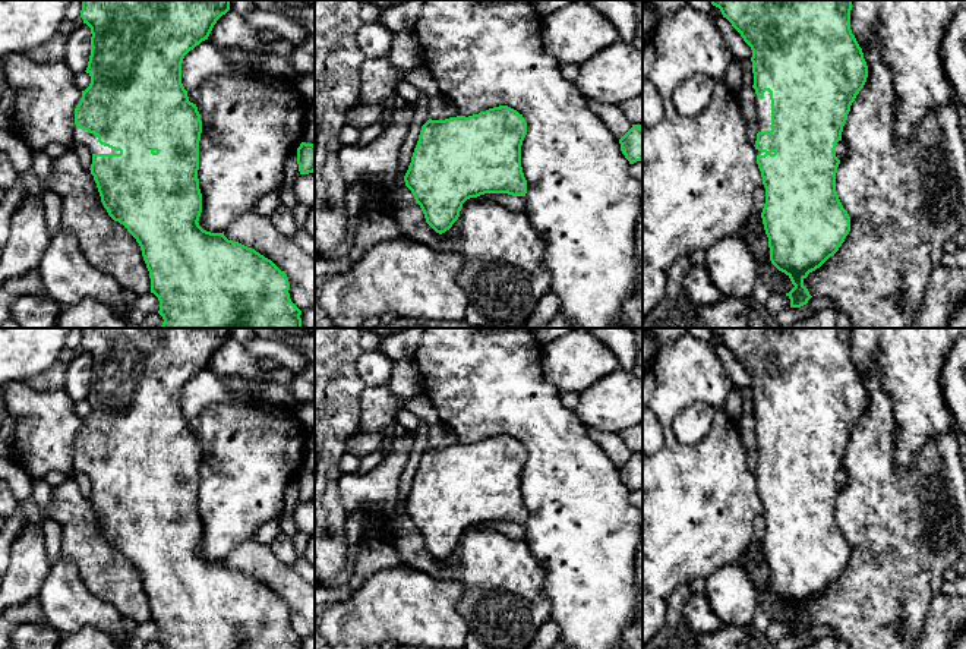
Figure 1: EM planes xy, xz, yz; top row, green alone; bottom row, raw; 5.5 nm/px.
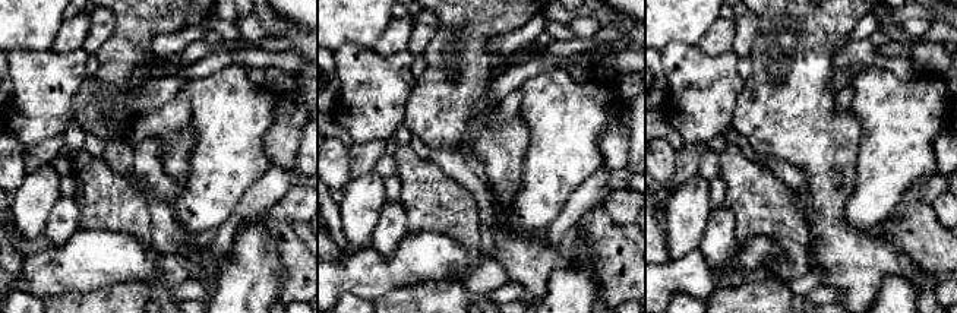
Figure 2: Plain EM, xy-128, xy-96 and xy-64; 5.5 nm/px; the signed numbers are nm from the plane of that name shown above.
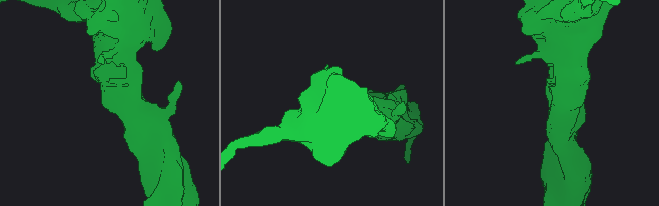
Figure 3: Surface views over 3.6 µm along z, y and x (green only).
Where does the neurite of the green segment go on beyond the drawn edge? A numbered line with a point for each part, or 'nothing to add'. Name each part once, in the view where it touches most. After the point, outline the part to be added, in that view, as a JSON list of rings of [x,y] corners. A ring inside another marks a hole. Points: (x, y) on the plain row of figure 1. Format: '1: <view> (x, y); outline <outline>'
1: xy (81, 465); outline [[[73,453],[73,473],[86,473],[91,482],[120,482],[120,479],[101,473],[94,461],[82,459],[76,453]]]

